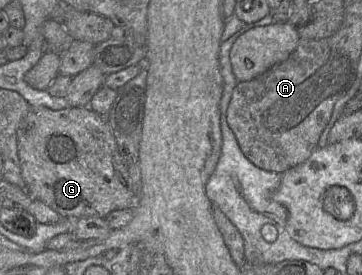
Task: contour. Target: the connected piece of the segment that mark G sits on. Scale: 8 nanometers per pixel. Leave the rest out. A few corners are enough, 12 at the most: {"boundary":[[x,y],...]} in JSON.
{"boundary":[[31,107],[25,191],[63,217],[132,209],[105,116]]}

